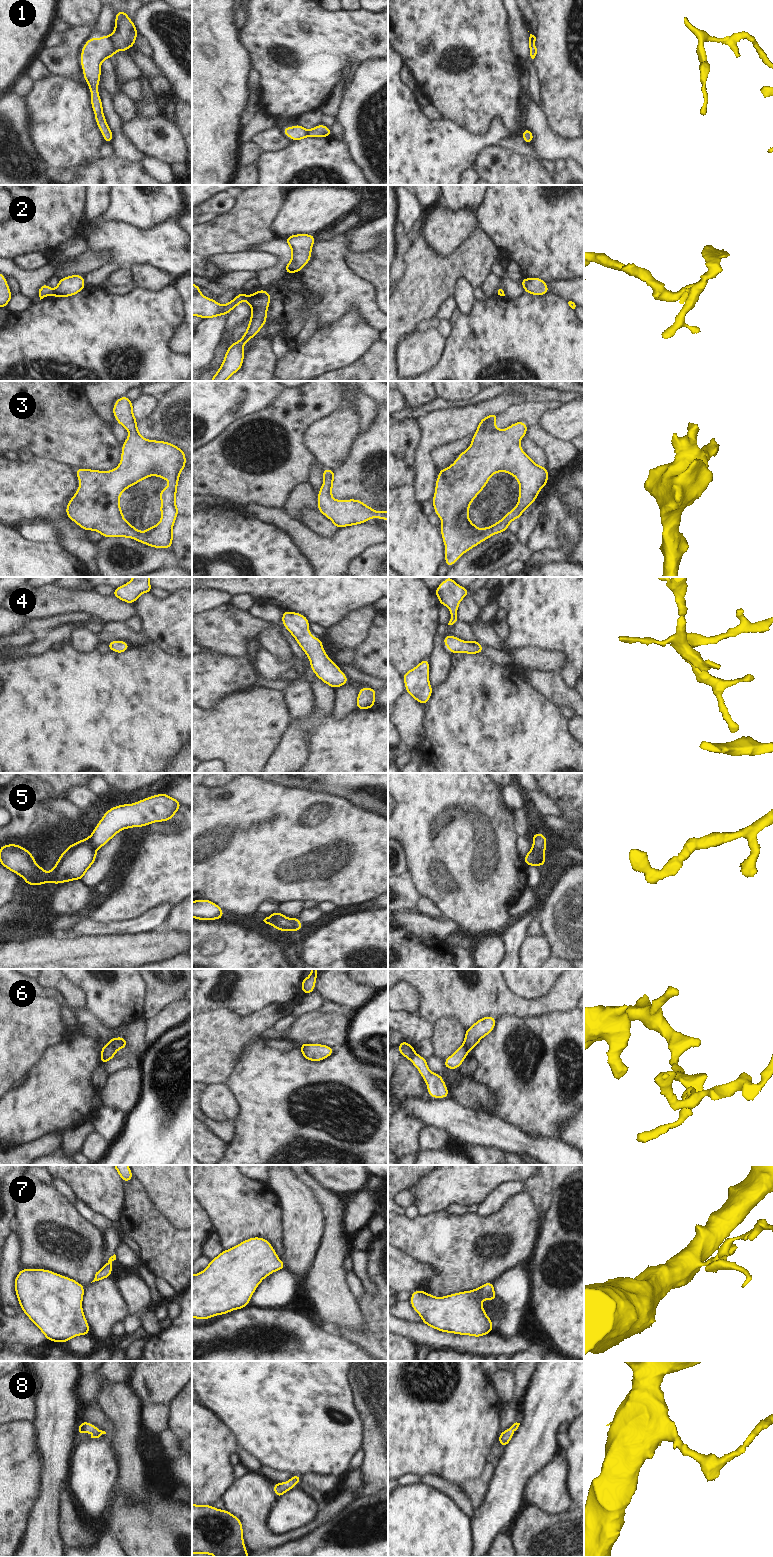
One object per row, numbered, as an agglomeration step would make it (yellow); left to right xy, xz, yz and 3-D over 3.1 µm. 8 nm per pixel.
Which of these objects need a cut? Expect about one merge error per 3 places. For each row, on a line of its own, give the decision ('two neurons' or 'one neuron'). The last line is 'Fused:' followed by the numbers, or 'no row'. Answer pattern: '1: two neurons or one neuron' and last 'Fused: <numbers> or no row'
1: two neurons
2: two neurons
3: one neuron
4: one neuron
5: one neuron
6: two neurons
7: one neuron
8: one neuron
Fused: 1, 2, 6

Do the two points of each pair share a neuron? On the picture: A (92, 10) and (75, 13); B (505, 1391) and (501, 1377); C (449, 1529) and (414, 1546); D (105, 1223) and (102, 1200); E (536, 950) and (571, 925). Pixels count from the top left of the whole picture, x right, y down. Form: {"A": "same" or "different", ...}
{"A": "same", "B": "same", "C": "same", "D": "different", "E": "different"}

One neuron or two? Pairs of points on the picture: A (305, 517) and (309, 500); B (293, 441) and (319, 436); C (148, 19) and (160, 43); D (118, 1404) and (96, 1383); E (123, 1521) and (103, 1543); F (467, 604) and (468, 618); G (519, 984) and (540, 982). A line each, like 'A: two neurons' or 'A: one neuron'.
A: two neurons
B: two neurons
C: one neuron
D: two neurons
E: two neurons
F: one neuron
G: one neuron

